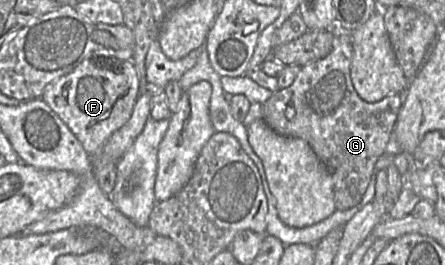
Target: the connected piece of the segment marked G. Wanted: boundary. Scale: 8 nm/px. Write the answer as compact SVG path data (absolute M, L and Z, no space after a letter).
M351 33L335 35L331 52L322 59L301 67L293 83L279 89L262 104L263 120L276 133L305 140L333 177L336 210L345 211L361 202L374 173L378 158L386 152L386 146L394 129L402 99L399 94L386 96L375 103L360 98L352 84L350 69L353 57Z

